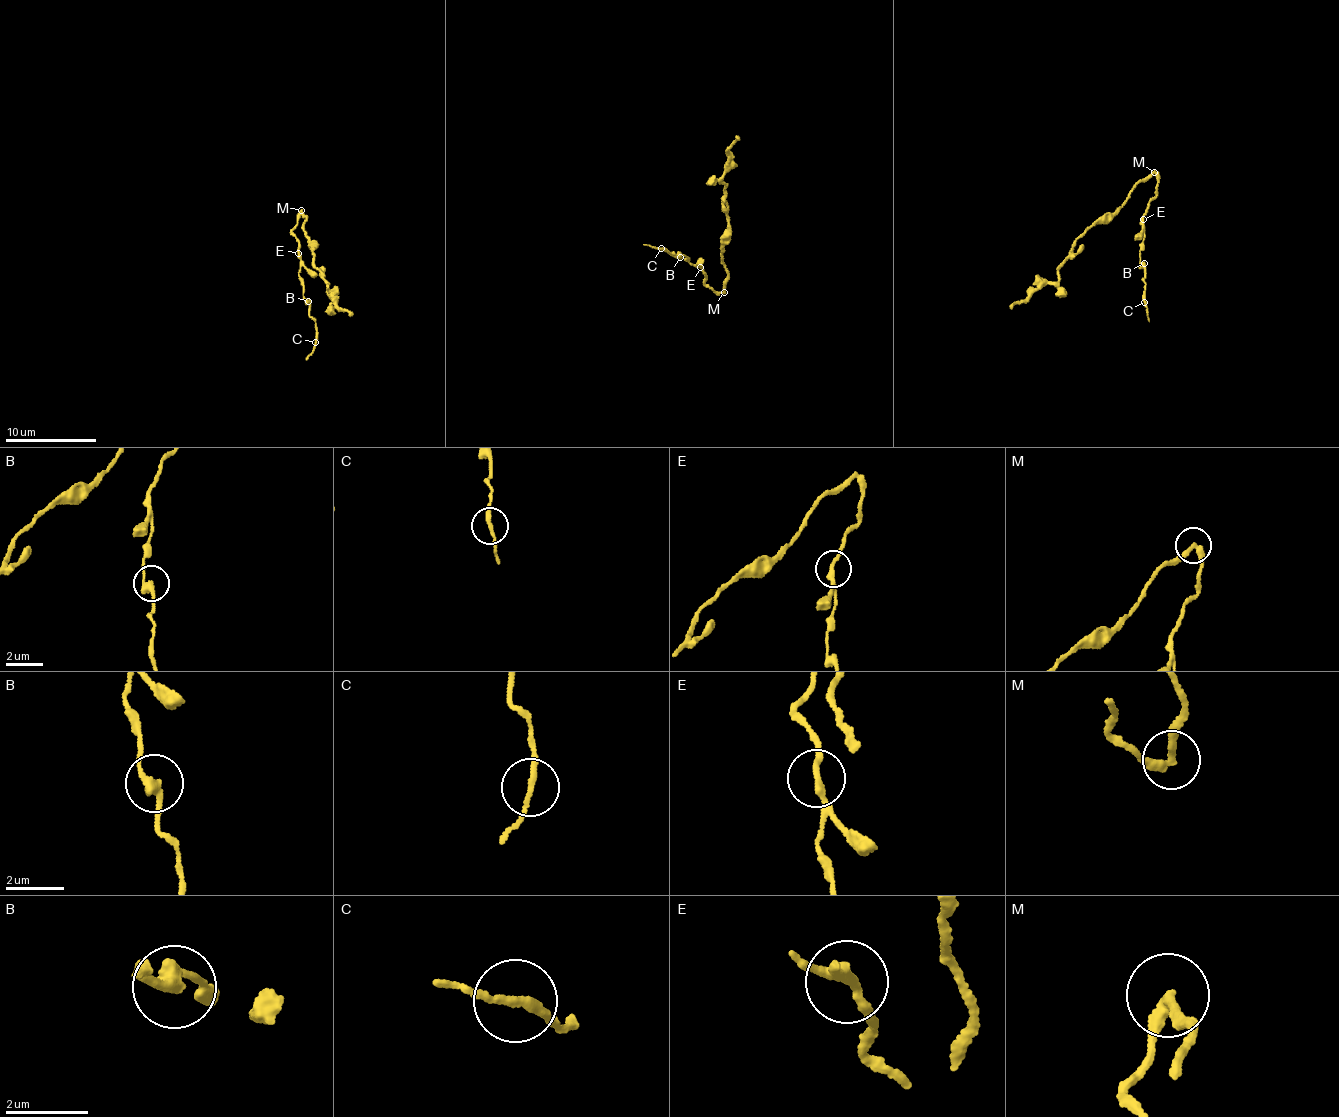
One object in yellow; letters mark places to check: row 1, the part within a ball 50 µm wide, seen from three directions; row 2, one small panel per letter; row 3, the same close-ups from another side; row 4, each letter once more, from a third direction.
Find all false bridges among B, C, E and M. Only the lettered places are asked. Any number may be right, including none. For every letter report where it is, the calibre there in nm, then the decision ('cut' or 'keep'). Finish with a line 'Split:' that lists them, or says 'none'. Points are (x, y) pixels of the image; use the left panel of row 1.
B: (308, 301) | 300 nm | keep
C: (315, 342) | 190 nm | keep
E: (298, 253) | 220 nm | keep
M: (301, 210) | 260 nm | cut
Split: M

